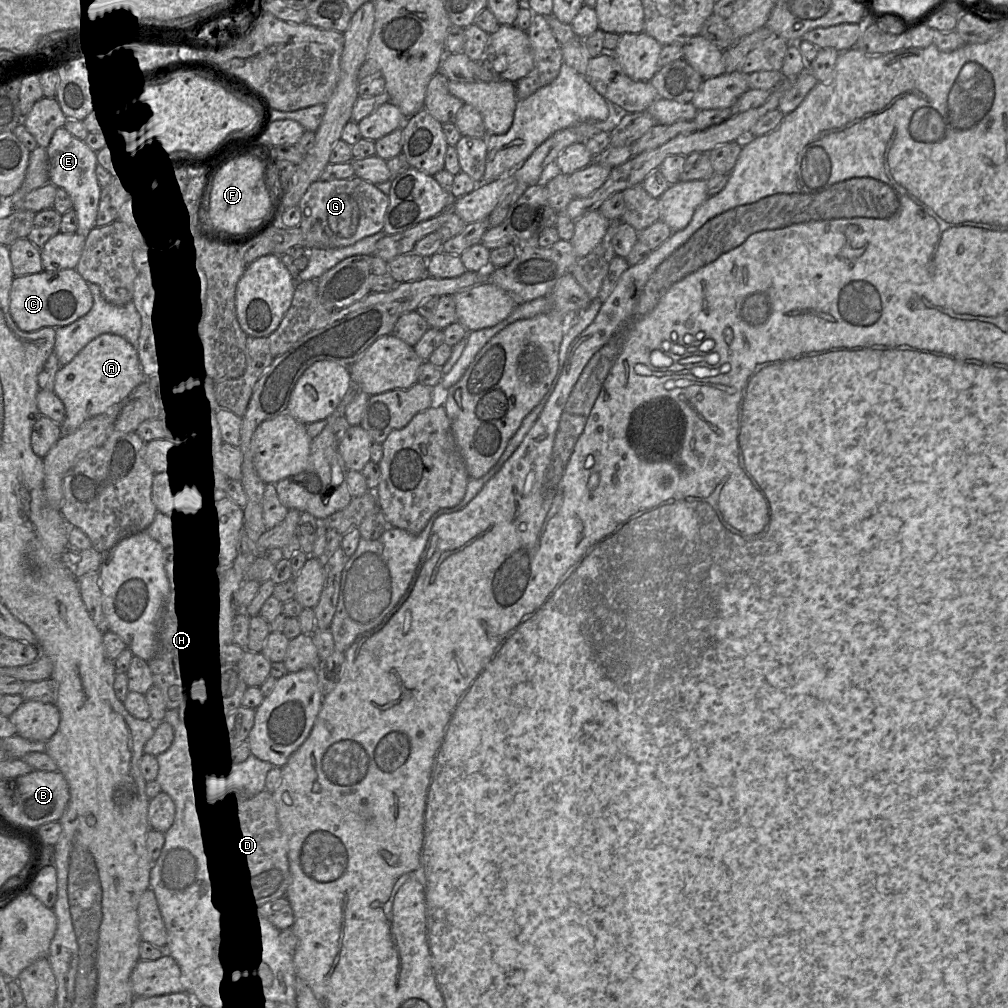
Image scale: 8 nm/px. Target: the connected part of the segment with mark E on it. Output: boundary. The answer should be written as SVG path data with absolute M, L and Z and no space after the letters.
M65 127L58 128L46 148L48 156L49 182L56 188L64 189L73 202L78 217L76 233L87 236L96 227L96 217L100 201L101 187L96 178L97 153L83 140L72 135Z

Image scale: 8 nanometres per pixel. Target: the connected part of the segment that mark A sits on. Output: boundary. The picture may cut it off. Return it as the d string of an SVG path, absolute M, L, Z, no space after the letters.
M101 334L88 343L67 365L56 374L53 392L64 404L66 416L59 424L63 434L71 433L86 420L105 413L115 404L123 404L132 391L145 379L136 348L115 334Z

